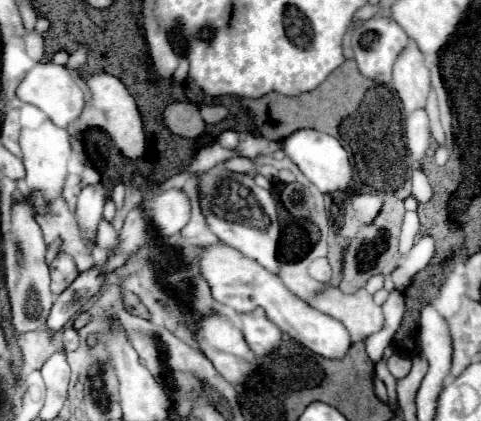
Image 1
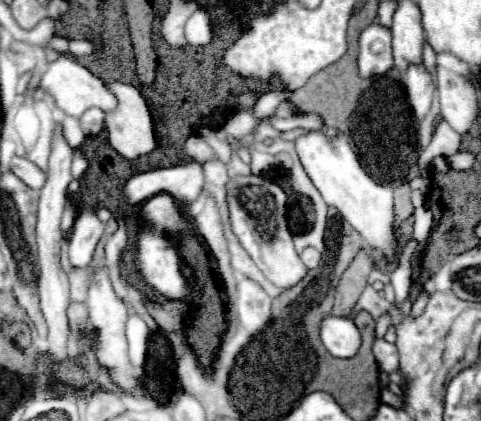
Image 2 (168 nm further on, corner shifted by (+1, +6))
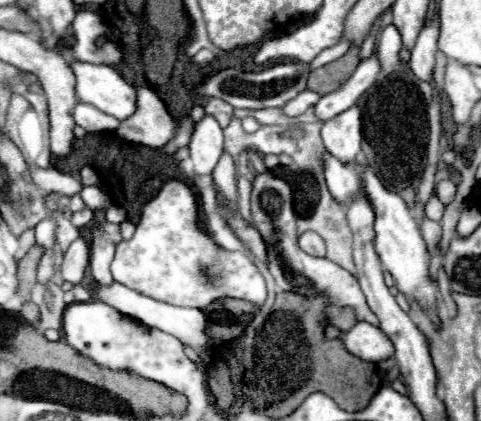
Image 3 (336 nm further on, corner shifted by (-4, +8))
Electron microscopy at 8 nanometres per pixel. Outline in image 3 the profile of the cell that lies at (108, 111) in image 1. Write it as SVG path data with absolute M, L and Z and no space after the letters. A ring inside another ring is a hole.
M137 88L137 110L115 130L119 138L147 148L163 148L175 136L177 124L159 96L149 88Z

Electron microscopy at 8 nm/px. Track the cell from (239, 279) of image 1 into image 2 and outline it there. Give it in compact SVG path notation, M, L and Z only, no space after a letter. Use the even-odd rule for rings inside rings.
M338 316L324 318L320 336L324 348L336 358L352 358L362 344L360 330L350 318L338 318Z

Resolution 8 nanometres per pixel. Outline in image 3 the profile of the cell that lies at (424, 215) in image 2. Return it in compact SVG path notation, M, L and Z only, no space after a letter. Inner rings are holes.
M431 196L431 200L427 202L427 208L425 208L425 214L427 214L429 220L435 220L435 222L441 220L441 216L443 216L443 204L439 202L437 196Z

